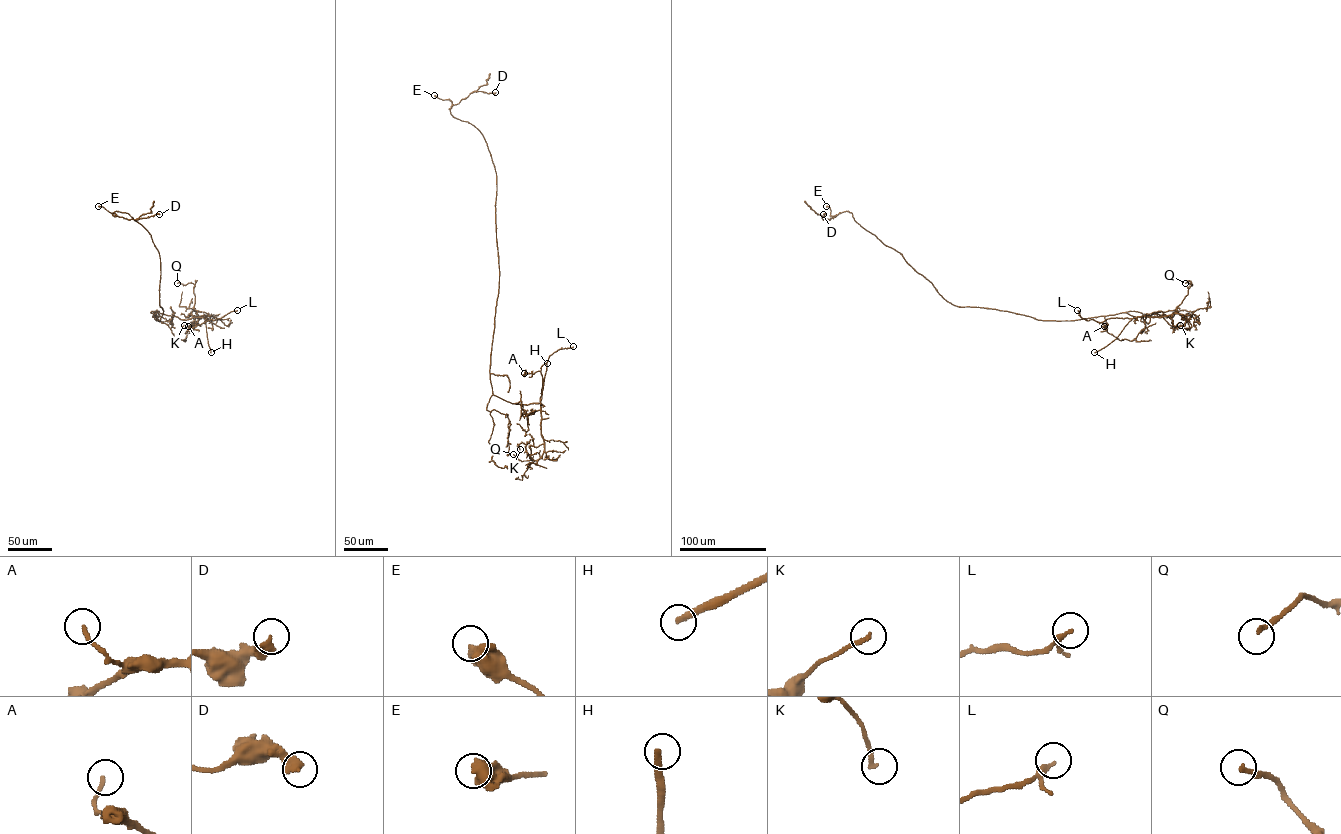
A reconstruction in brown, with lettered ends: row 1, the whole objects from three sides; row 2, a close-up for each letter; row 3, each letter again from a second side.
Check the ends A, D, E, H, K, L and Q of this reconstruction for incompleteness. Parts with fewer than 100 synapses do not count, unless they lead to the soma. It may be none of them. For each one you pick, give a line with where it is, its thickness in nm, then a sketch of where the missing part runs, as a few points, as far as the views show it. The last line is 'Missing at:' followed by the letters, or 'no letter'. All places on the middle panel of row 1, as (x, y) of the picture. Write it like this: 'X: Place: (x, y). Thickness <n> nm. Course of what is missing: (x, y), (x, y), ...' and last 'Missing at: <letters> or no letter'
H: Place: (547, 363). Thickness 300 nm. Course of what is missing: (547, 363), (544, 340), (558, 321)
Missing at: H

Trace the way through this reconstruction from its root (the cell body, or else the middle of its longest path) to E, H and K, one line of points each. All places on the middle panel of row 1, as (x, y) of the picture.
E: (499, 274), (496, 176), (491, 154), (480, 132), (468, 122), (453, 116), (449, 99), (434, 95)
H: (499, 274), (489, 369), (492, 393), (512, 403), (539, 403), (547, 363)
K: (499, 274), (492, 393), (512, 403), (540, 407), (542, 456), (534, 460), (522, 442), (520, 449)

